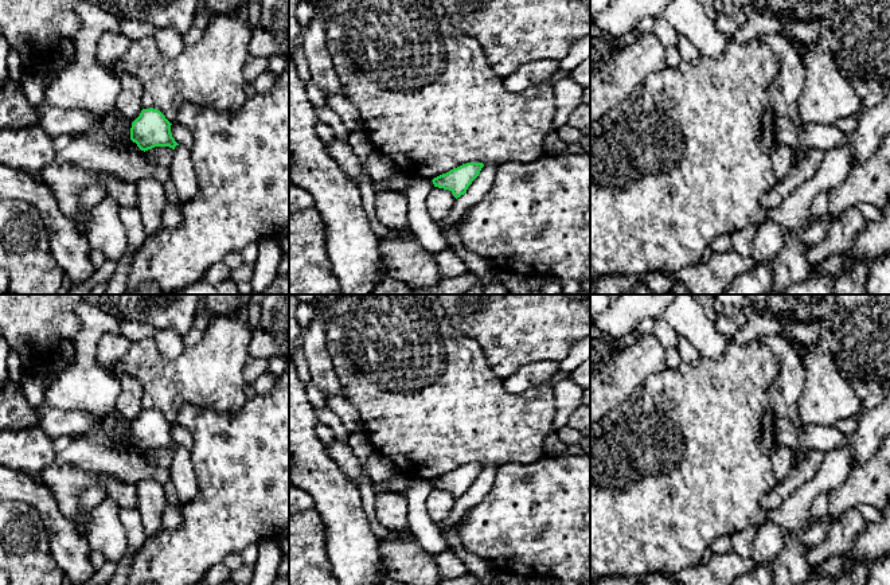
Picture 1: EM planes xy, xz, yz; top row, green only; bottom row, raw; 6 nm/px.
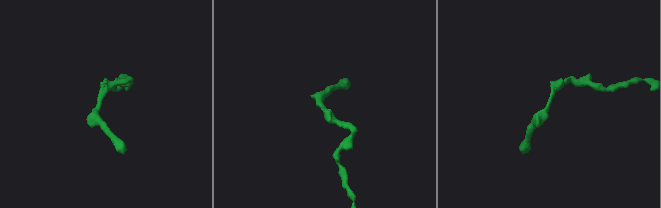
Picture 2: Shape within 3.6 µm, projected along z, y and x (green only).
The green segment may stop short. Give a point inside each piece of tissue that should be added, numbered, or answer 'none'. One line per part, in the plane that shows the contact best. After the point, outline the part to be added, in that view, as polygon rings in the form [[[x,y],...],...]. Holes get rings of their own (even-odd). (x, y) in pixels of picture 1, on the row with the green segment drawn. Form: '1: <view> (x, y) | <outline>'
none

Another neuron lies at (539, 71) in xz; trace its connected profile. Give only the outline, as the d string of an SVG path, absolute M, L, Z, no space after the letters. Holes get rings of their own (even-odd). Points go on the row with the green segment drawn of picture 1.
M542 59L520 66L512 75L504 78L504 87L510 93L522 93L526 89L547 83L559 70L558 61Z

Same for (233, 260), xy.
M231 251L222 261L231 272L243 264L243 257L241 253Z

